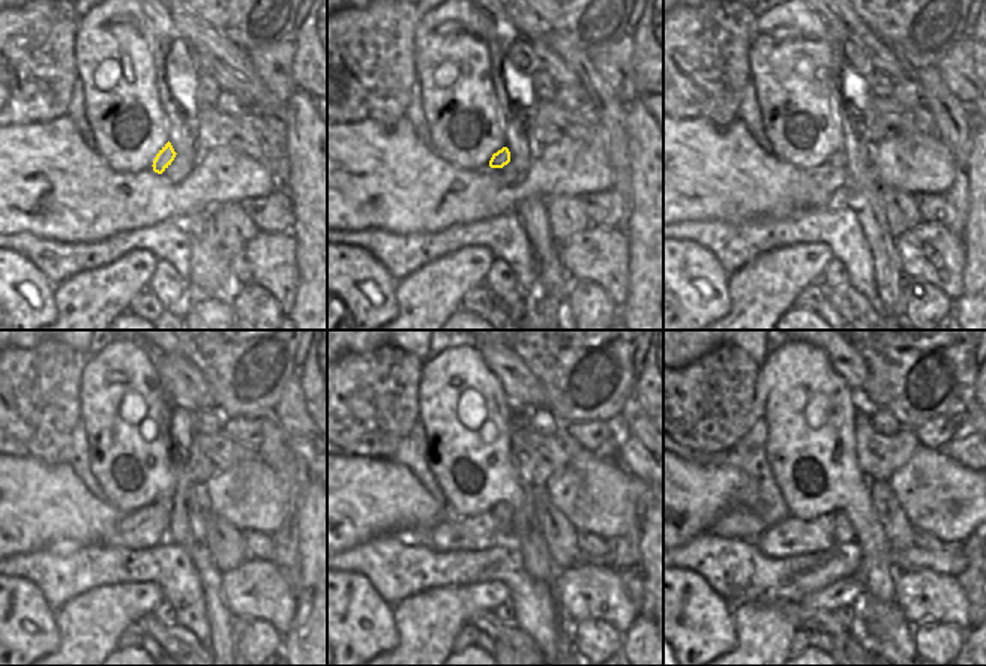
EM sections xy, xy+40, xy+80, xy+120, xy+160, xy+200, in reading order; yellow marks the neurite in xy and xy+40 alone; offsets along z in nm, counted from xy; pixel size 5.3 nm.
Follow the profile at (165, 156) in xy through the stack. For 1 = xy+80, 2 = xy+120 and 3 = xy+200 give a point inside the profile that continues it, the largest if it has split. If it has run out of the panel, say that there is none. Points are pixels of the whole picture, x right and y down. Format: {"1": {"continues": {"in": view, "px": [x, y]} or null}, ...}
{"1": {"continues": {"in": "xy+80", "px": [838, 159]}}, "2": {"continues": {"in": "xy+120", "px": [165, 501]}}, "3": {"continues": {"in": "xy+200", "px": [844, 533]}}}

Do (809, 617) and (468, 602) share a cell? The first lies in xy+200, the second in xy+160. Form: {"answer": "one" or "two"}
{"answer": "two"}

